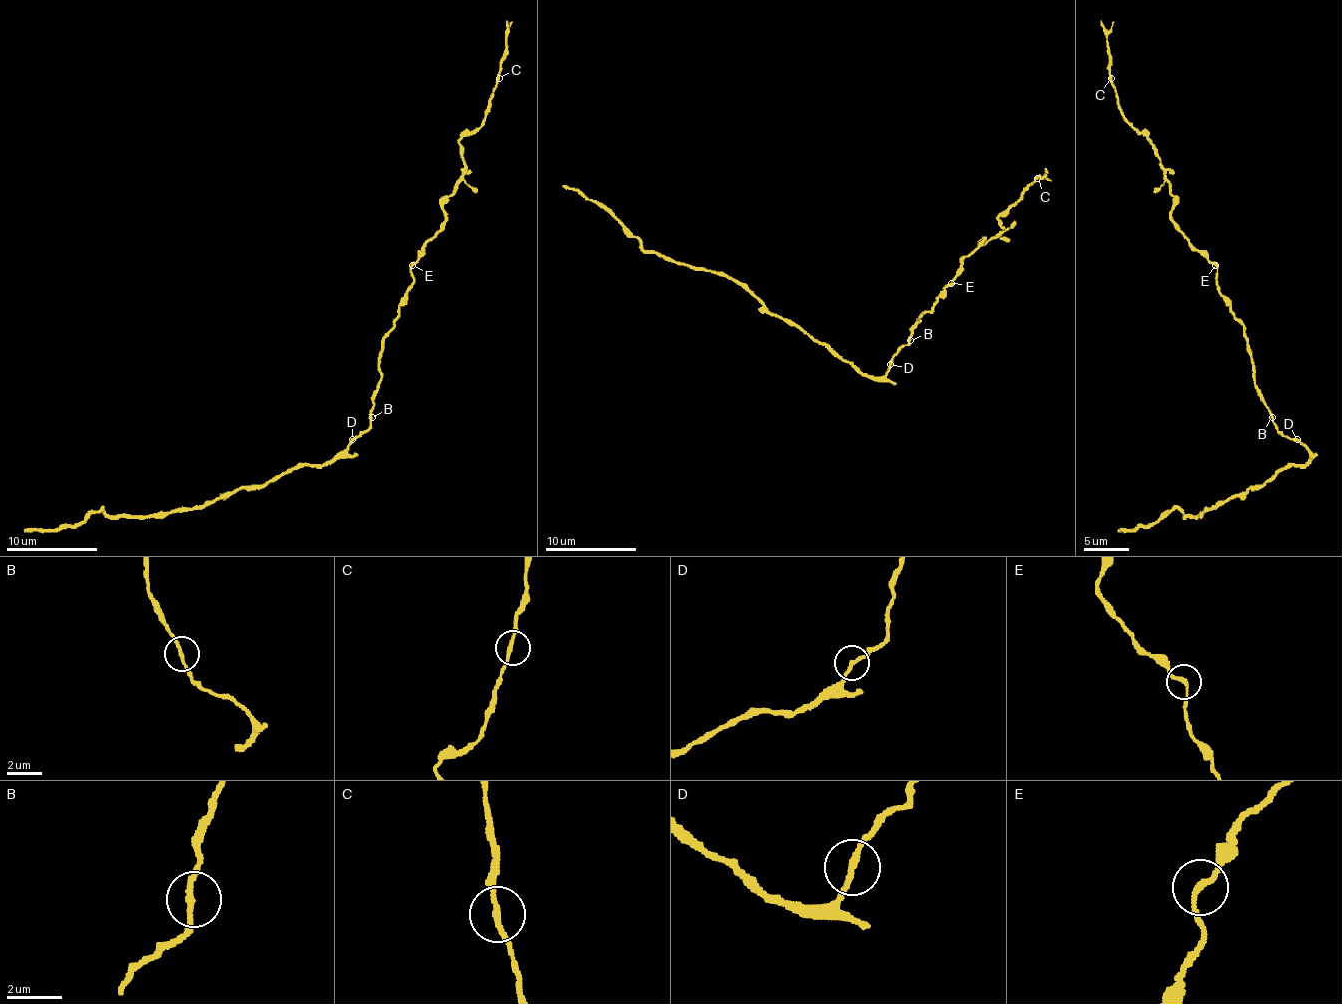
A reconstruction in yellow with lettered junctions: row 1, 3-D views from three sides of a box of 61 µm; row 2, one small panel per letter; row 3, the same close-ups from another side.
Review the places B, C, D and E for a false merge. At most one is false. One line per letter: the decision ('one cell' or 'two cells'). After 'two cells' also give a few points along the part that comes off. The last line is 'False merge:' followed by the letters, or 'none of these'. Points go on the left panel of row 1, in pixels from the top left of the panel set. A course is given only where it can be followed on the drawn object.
B: one cell
C: one cell
D: one cell
E: one cell
False merge: none of these

